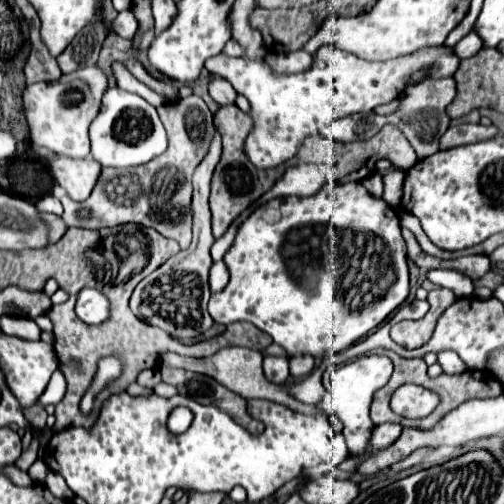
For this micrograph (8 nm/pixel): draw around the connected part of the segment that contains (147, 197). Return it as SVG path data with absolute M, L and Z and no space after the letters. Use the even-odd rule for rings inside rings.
M190 95L188 99L178 99L176 103L160 105L158 115L168 133L168 149L160 157L154 157L152 161L138 167L136 179L130 181L138 187L138 195L136 195L136 191L128 191L128 193L124 193L124 197L112 199L106 193L106 187L112 181L112 177L126 175L126 171L102 167L96 187L92 189L92 193L86 201L76 203L70 197L62 197L62 205L64 205L62 219L66 225L102 229L102 227L116 227L120 223L132 221L132 223L152 225L158 229L158 233L164 233L164 237L176 239L182 249L188 249L190 239L192 239L192 209L190 209L192 173L194 173L196 165L200 165L200 161L204 159L208 145L212 141L212 133L214 133L212 113L200 97Z

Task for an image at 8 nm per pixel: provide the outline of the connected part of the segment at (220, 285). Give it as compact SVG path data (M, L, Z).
M214 261L209 272L209 285L212 293L222 291L226 287L226 283L228 283L228 269L226 269L224 261Z

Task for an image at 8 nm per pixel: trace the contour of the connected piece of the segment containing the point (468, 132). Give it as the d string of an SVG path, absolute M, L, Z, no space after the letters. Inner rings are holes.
M458 123L450 125L444 137L440 137L440 149L450 149L456 145L468 145L476 141L490 139L498 133L496 125L480 125L480 123Z

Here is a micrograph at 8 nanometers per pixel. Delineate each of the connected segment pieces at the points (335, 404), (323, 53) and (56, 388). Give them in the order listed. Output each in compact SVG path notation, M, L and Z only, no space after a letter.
M362 355L352 363L338 367L338 371L332 375L332 385L328 389L324 403L326 409L344 423L344 435L350 455L360 455L362 449L368 445L368 437L372 433L370 404L374 393L390 381L390 375L392 375L392 361L384 355Z
M322 45L314 53L312 69L294 75L276 75L264 65L264 61L246 61L242 57L232 59L216 55L206 61L206 69L210 73L222 75L248 99L252 129L246 137L246 155L260 169L276 167L294 157L298 145L306 137L318 135L334 119L342 119L352 113L368 113L378 105L394 101L408 85L412 85L412 75L416 71L428 69L422 79L440 79L452 77L458 65L460 57L446 45L416 49L416 53L408 53L392 61L362 61L342 49Z
M58 371L56 375L52 375L46 391L40 397L40 403L42 405L50 405L50 403L56 405L64 397L64 393L66 393L66 381L64 381L64 375Z

